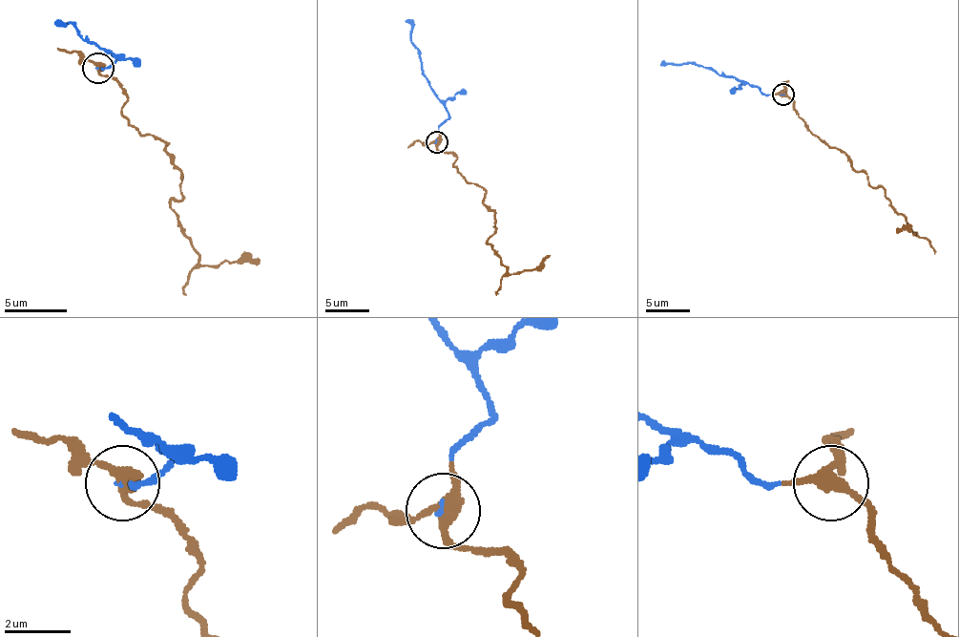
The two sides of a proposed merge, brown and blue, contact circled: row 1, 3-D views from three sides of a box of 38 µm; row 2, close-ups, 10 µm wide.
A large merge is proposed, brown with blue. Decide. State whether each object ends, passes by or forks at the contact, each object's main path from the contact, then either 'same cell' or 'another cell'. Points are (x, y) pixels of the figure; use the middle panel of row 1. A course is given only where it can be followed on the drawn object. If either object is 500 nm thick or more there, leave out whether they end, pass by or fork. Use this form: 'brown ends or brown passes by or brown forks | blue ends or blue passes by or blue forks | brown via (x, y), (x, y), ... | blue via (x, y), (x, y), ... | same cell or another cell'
brown forks | blue ends | brown via (436, 141), (486, 192), (494, 213), (488, 244), (506, 270), (533, 270), (549, 255) | blue via (436, 141), (448, 111), (423, 70), (418, 50), (411, 41), (411, 26), (406, 21) | same cell

